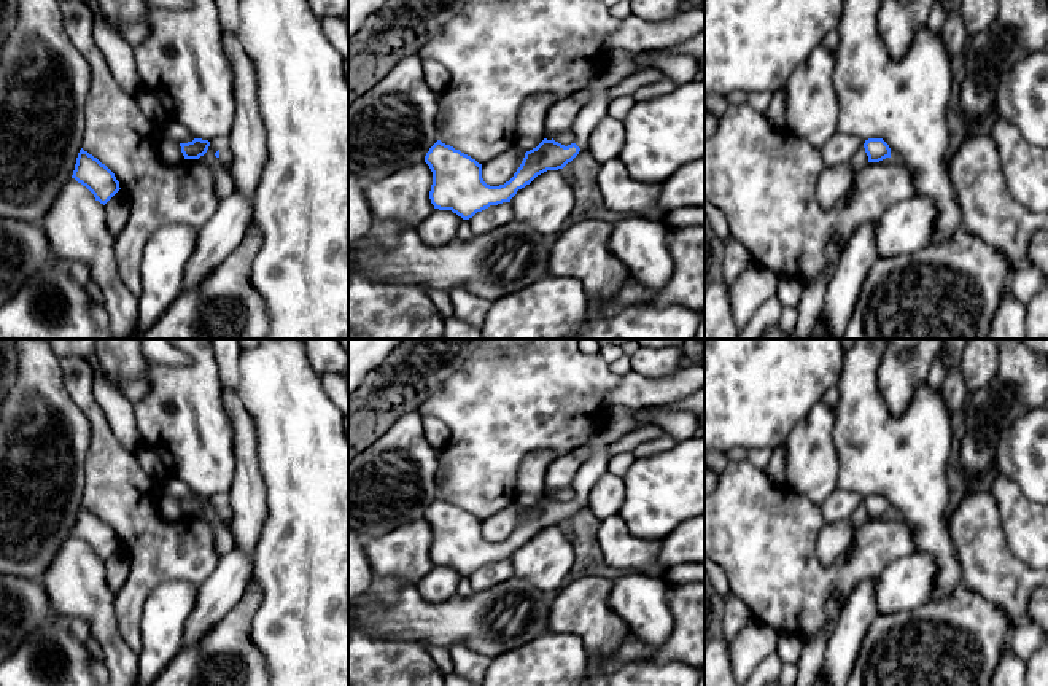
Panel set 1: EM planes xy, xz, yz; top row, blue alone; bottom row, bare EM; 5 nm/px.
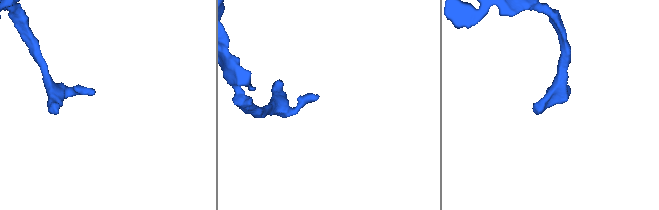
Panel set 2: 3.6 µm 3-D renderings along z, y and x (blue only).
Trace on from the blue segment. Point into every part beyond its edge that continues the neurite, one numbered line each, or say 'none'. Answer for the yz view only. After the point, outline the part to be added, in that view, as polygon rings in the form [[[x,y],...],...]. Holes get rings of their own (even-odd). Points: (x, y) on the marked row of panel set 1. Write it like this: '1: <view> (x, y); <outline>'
none

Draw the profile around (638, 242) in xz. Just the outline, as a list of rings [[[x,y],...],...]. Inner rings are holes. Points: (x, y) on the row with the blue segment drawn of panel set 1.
[[[633,216],[612,223],[609,248],[630,275],[650,290],[662,290],[671,279],[673,259],[663,220]]]

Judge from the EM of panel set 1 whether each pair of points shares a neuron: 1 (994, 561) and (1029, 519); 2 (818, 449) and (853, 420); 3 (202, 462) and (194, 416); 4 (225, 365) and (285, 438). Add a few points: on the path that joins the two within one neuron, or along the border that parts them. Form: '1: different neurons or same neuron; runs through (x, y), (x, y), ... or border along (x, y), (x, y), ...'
1: different neurons; border along (997, 510), (1007, 546), (1031, 569)
2: different neurons; border along (832, 408), (838, 475)
3: same neuron; runs through (199, 451), (194, 443), (194, 427)
4: different neurons; border along (240, 355), (236, 392)

